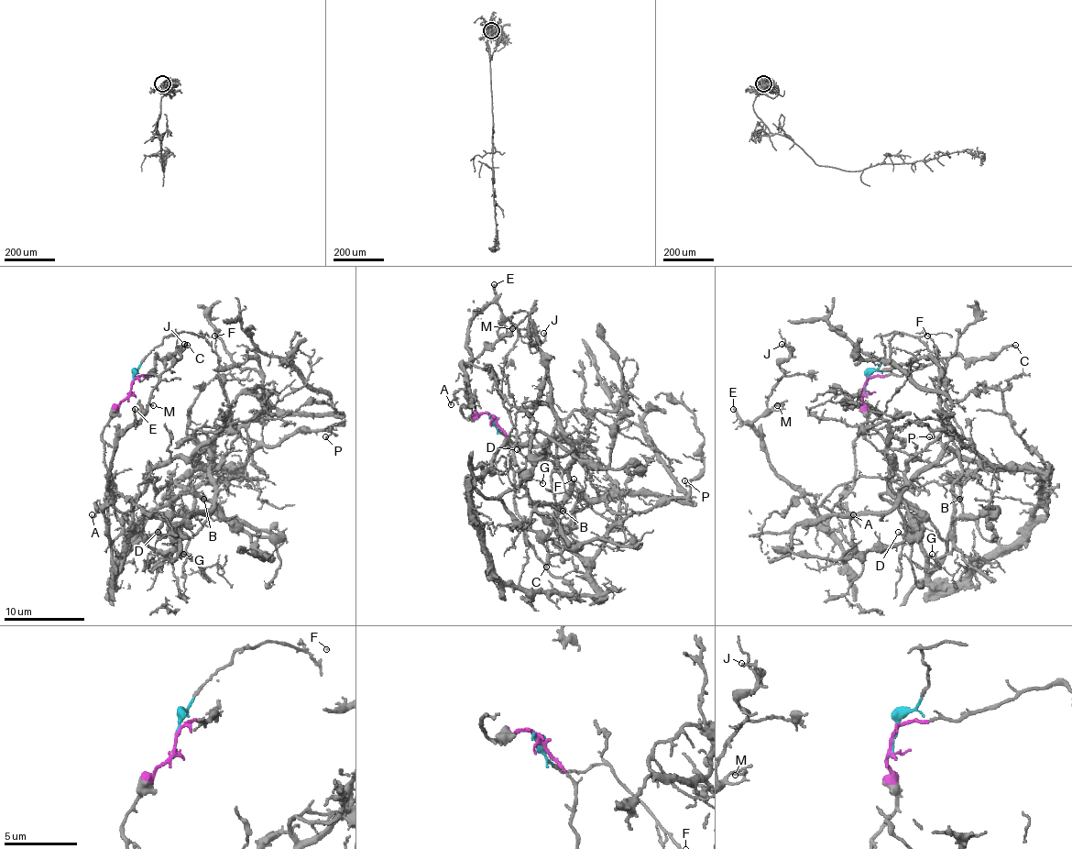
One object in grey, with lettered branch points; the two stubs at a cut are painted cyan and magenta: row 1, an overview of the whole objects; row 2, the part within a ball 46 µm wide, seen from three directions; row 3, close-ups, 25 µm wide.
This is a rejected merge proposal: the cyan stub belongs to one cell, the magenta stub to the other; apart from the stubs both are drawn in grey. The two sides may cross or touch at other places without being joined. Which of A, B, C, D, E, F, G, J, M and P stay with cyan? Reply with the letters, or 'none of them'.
B, D, F, G, P

